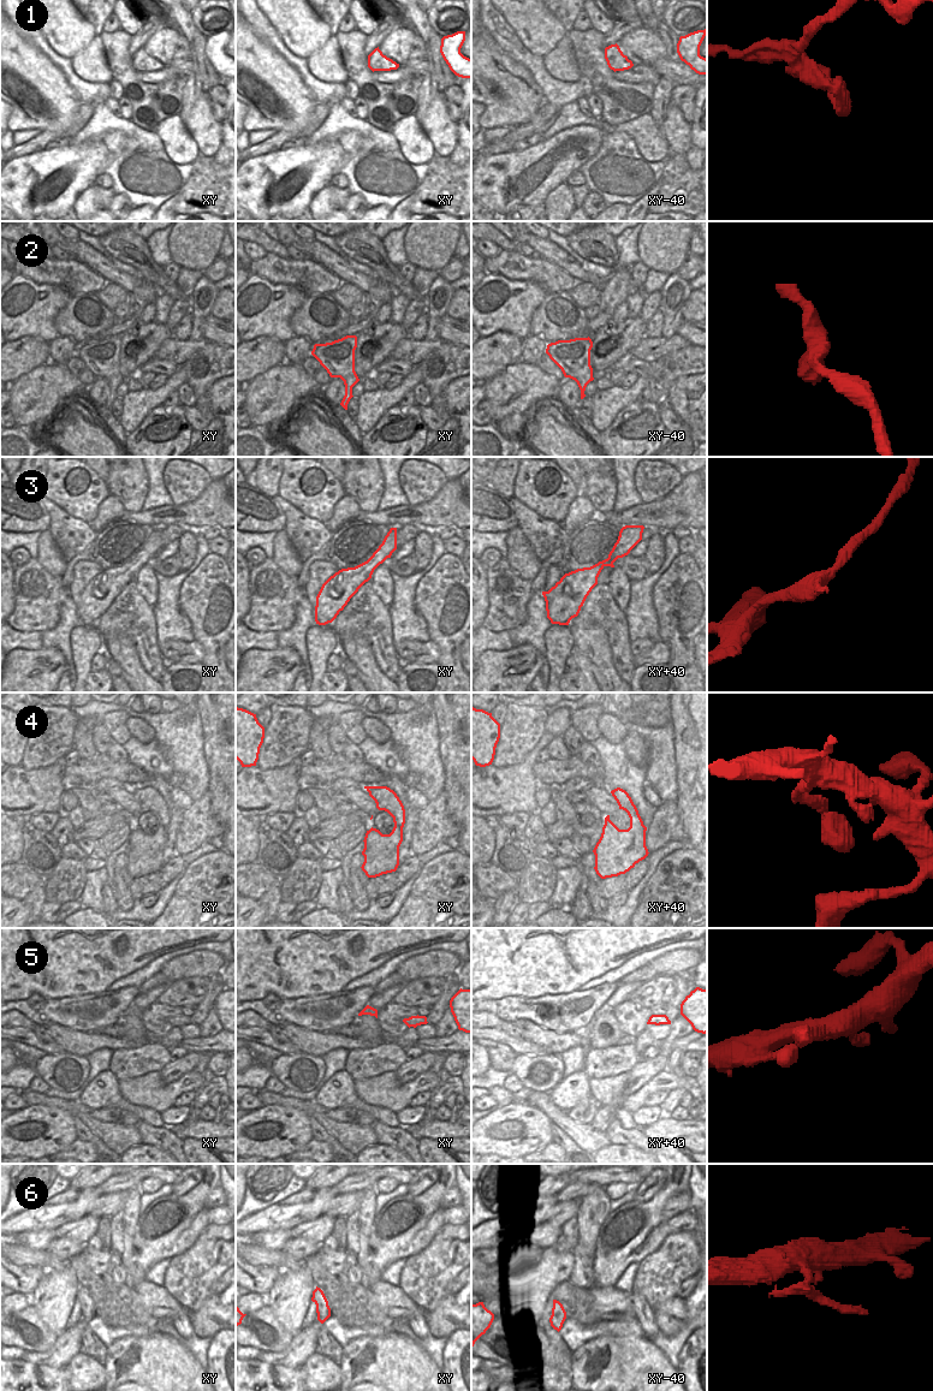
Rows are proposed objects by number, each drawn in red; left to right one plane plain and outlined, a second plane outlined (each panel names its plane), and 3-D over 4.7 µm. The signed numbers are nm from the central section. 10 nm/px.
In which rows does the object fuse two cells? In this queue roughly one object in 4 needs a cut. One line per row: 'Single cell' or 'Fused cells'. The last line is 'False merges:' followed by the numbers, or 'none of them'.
1: Fused cells
2: Single cell
3: Single cell
4: Single cell
5: Single cell
6: Single cell
False merges: 1

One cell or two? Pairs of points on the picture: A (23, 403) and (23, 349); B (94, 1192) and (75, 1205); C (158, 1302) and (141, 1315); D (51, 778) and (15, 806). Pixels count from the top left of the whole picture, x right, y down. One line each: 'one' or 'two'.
A: two
B: one
C: two
D: one

